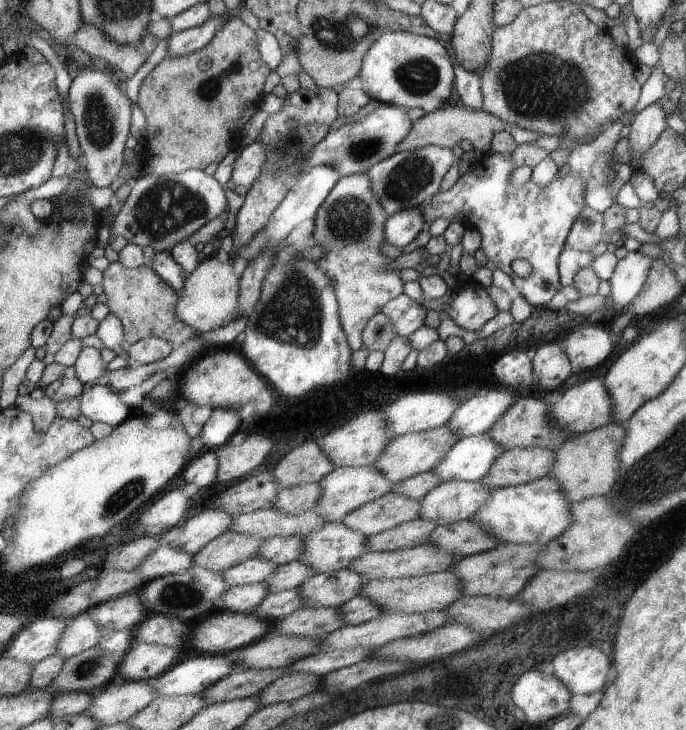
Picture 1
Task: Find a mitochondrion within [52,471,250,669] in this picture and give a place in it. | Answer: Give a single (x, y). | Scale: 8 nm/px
(180, 593)

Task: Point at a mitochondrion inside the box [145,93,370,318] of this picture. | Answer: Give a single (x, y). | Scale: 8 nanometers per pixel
(290, 136)

